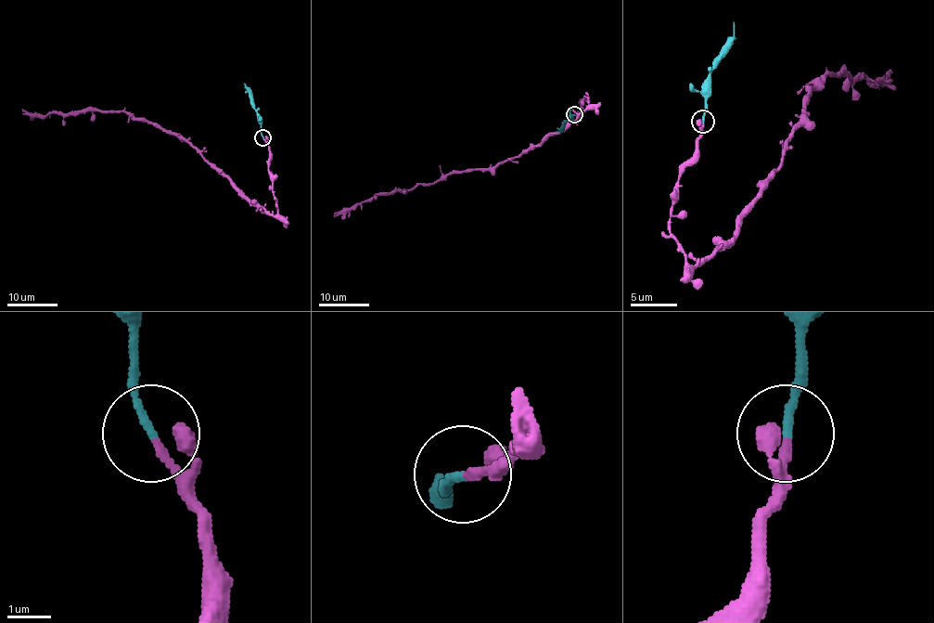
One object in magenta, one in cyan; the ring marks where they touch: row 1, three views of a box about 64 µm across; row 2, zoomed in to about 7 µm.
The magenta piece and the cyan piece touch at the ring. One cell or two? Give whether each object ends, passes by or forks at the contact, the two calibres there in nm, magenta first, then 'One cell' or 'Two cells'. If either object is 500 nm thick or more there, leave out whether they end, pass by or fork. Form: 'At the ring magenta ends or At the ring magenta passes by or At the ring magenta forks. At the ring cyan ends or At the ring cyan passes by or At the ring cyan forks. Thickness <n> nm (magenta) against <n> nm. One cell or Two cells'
At the ring magenta ends. At the ring cyan ends. Thickness 180 nm (magenta) against 190 nm. One cell

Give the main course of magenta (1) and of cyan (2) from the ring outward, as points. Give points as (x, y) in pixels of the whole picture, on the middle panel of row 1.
1: (574, 114), (585, 97), (589, 105), (575, 120), (518, 156), (409, 189), (378, 192), (334, 217)
2: (574, 114), (556, 131)

